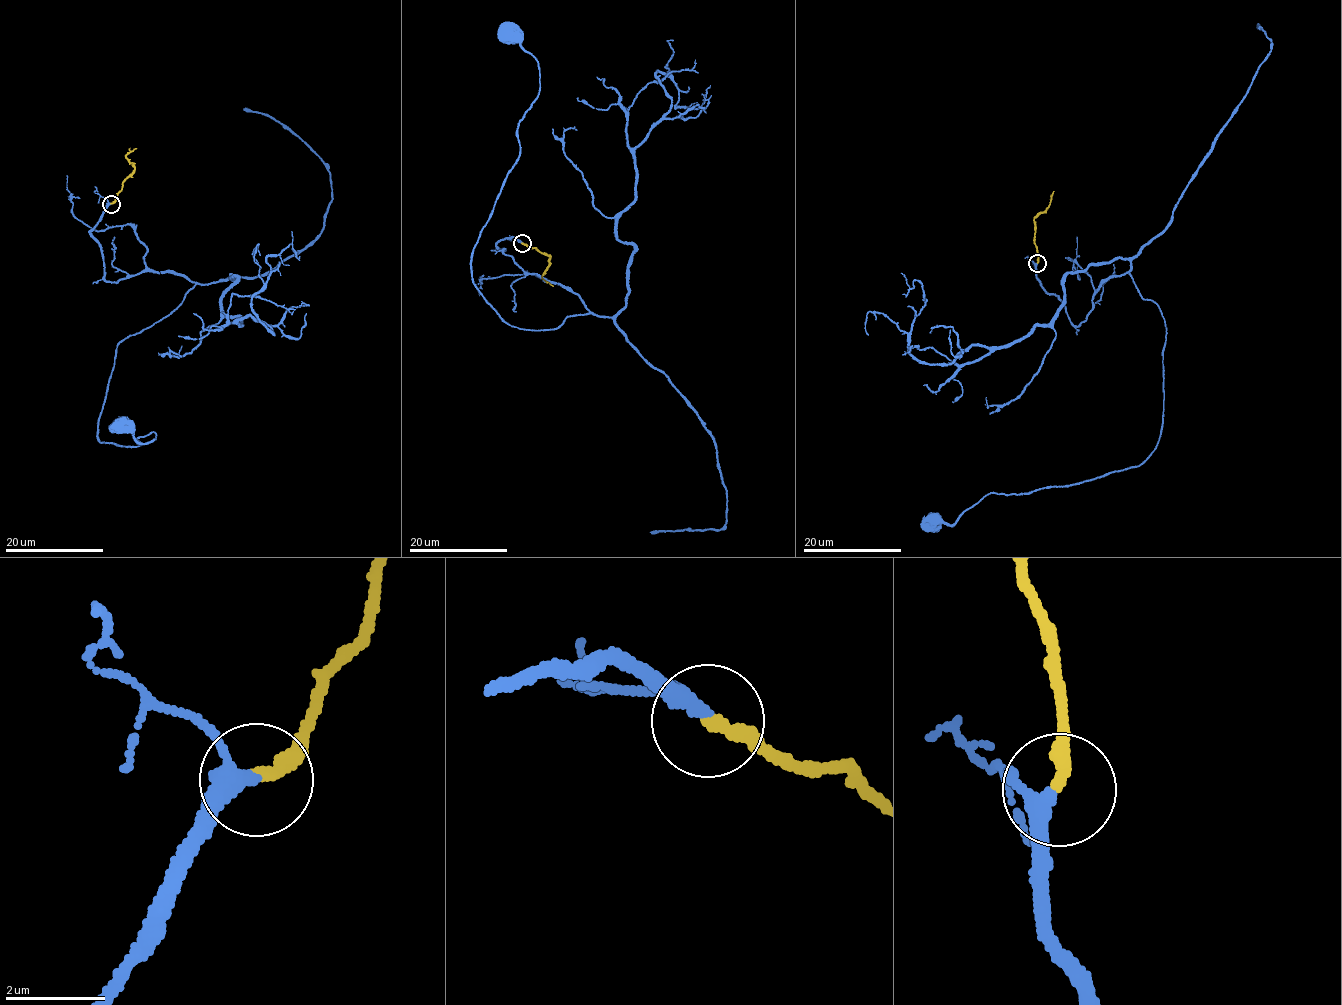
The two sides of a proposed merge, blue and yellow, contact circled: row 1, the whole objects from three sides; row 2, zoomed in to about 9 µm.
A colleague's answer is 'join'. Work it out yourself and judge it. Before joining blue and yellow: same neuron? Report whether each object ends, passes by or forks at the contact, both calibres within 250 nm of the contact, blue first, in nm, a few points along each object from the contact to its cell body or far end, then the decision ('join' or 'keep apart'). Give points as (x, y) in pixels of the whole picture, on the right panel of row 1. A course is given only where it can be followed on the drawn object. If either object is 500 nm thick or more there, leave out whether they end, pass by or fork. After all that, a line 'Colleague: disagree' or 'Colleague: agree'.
blue passes by | yellow ends | 280/280 nm | blue via (1037, 262), (1078, 326), (1113, 276), (1157, 306), (1157, 446), (933, 521) | yellow via (1037, 262), (1034, 219), (1049, 205), (1054, 191) | join
Colleague: agree

